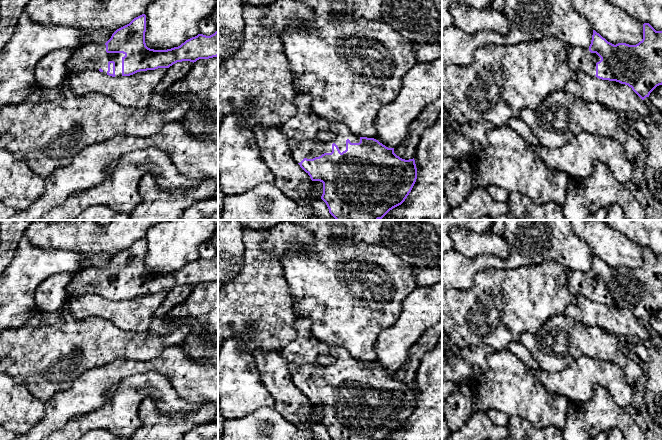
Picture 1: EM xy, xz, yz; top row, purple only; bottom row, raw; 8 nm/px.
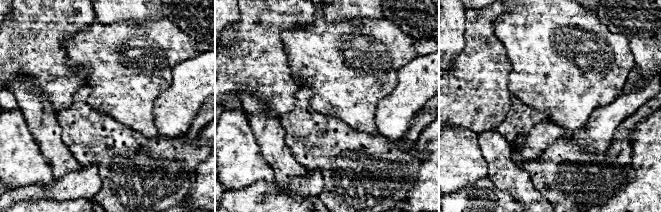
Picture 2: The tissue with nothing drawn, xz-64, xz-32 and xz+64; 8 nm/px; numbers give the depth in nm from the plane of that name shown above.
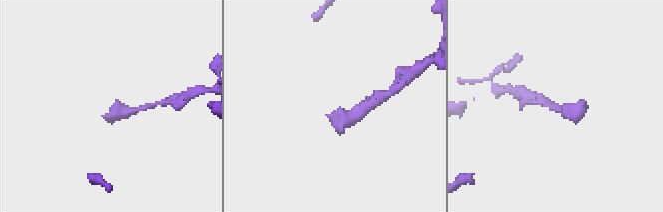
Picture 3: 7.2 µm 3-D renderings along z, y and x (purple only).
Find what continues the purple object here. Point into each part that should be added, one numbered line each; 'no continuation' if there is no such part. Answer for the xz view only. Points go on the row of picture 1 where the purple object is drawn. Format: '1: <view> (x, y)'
1: xz (301, 130)

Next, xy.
1: xy (91, 56)

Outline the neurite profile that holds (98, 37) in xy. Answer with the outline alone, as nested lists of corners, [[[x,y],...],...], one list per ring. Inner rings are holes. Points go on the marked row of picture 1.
[[[94,31],[90,33],[91,43],[105,44],[112,36],[113,33],[107,33],[106,31]]]

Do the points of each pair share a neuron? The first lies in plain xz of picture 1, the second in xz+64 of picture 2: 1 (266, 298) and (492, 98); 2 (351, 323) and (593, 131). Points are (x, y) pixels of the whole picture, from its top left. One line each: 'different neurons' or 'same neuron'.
1: same neuron
2: different neurons

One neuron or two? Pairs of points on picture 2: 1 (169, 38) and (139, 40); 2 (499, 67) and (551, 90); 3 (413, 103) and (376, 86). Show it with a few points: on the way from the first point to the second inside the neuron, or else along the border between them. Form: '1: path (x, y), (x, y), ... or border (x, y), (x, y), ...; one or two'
1: path (162, 40), (146, 40); one
2: border (505, 49), (511, 66), (508, 87), (513, 95); two
3: border (399, 70), (395, 87), (379, 100), (376, 111); two

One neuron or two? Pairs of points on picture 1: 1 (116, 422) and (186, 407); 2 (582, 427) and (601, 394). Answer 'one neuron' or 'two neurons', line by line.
1: one neuron
2: one neuron

